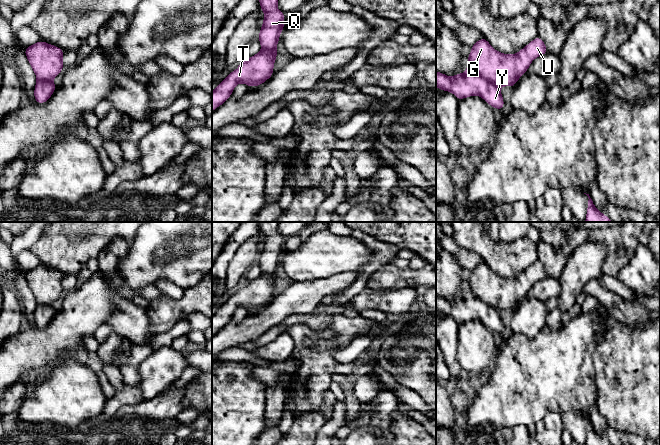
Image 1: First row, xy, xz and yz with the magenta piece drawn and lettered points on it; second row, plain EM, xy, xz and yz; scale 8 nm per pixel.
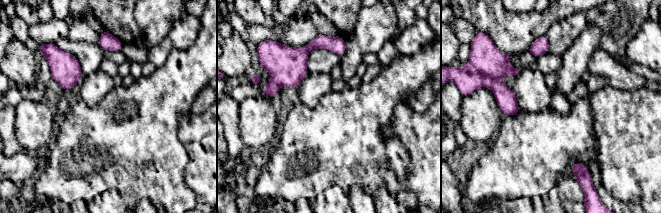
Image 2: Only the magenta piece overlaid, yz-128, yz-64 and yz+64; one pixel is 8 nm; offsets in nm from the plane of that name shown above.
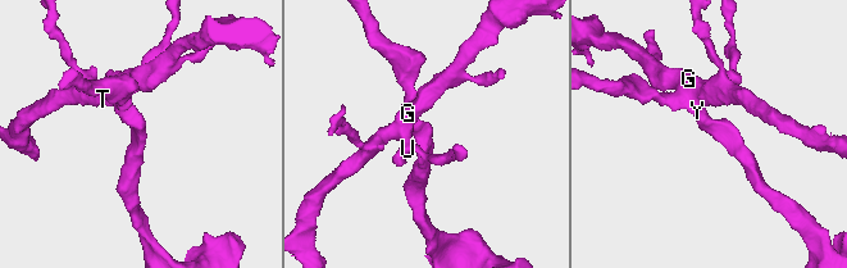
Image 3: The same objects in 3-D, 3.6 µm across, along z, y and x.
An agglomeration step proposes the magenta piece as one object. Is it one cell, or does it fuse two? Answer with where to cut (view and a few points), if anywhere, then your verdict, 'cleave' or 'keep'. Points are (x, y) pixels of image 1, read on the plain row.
yz (467, 293), (476, 296), (499, 311) | cleave

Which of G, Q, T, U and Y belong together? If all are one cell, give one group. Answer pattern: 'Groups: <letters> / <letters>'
Groups: G T U / Q Y

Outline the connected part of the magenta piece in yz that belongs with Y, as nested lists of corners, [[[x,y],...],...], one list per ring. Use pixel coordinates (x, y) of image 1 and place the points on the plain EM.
[[[469,294],[453,301],[436,295],[436,310],[441,315],[453,317],[458,324],[478,319],[492,332],[500,335],[504,332],[500,311]]]

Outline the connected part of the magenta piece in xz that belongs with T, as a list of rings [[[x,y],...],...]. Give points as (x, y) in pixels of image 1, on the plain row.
[[[276,272],[261,274],[248,284],[240,285],[239,291],[230,296],[212,315],[212,336],[231,321],[237,308],[257,311],[267,305],[274,298],[273,291],[277,279]]]

